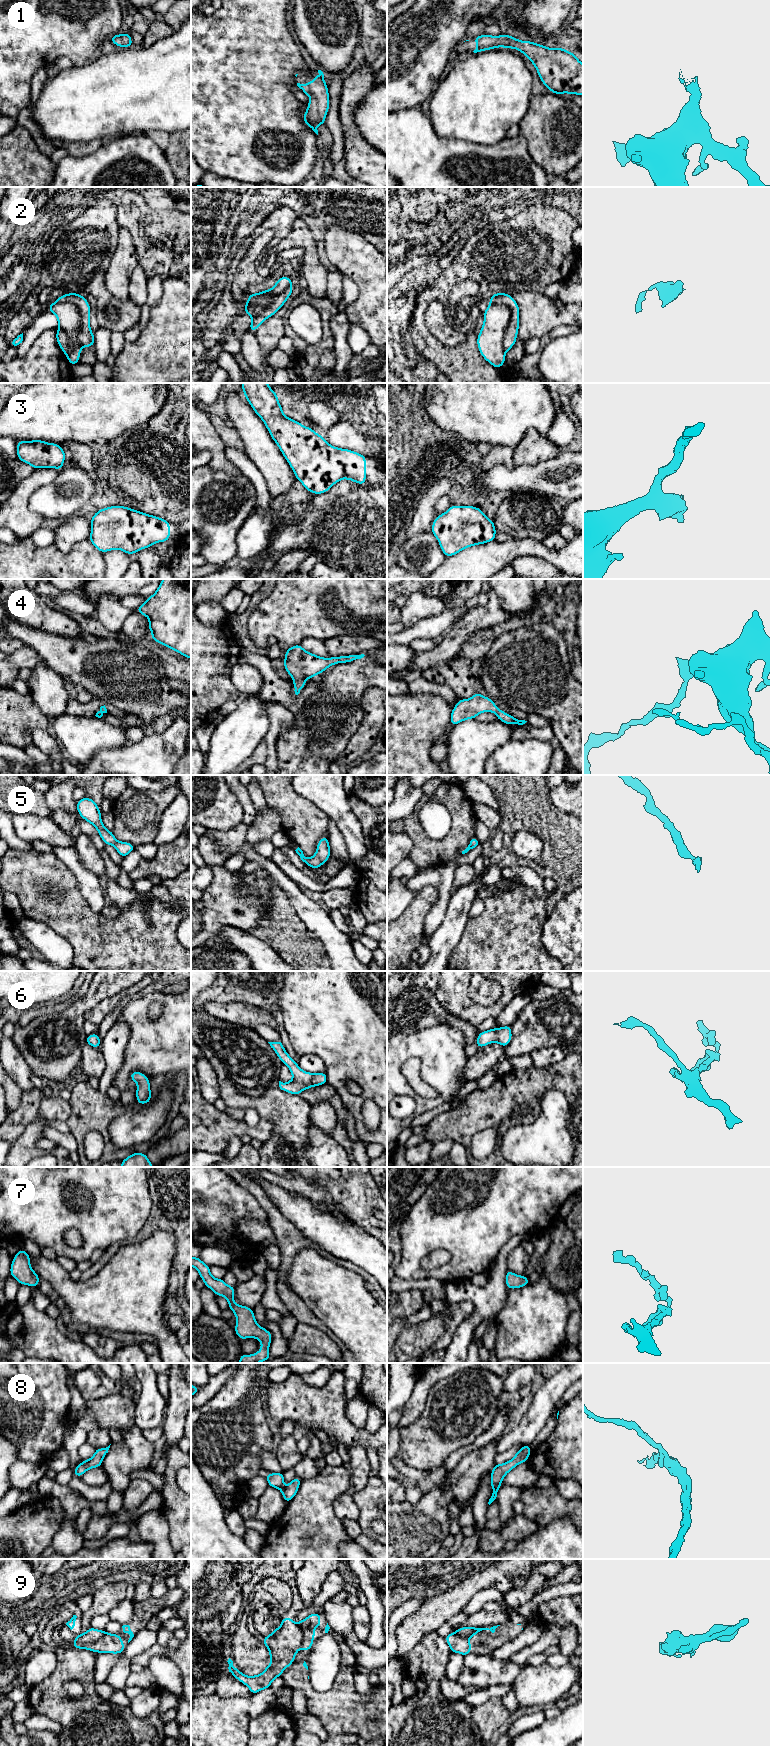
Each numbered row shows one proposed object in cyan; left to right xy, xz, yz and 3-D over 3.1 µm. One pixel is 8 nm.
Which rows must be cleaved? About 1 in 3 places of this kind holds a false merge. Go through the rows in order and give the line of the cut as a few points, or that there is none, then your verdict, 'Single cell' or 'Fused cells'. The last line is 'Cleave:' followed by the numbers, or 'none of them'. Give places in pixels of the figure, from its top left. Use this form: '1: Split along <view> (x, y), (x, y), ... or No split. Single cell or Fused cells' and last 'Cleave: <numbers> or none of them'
1: No split. Single cell
2: Split along xy (55, 301), (79, 310), (76, 342), (81, 347). Fused cells
3: No split. Single cell
4: No split. Single cell
5: No split. Single cell
6: No split. Single cell
7: No split. Single cell
8: No split. Single cell
9: Split along xy (105, 1632), (94, 1641), (74, 1642). Fused cells
Cleave: 2, 9

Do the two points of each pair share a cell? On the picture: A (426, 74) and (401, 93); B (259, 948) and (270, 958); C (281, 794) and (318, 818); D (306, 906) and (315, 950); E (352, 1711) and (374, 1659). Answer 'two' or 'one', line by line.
A: one
B: one
C: one
D: two
E: two

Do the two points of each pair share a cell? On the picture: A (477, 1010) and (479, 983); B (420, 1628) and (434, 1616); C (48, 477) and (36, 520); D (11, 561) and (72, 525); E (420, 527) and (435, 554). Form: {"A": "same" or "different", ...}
{"A": "different", "B": "same", "C": "same", "D": "different", "E": "different"}

